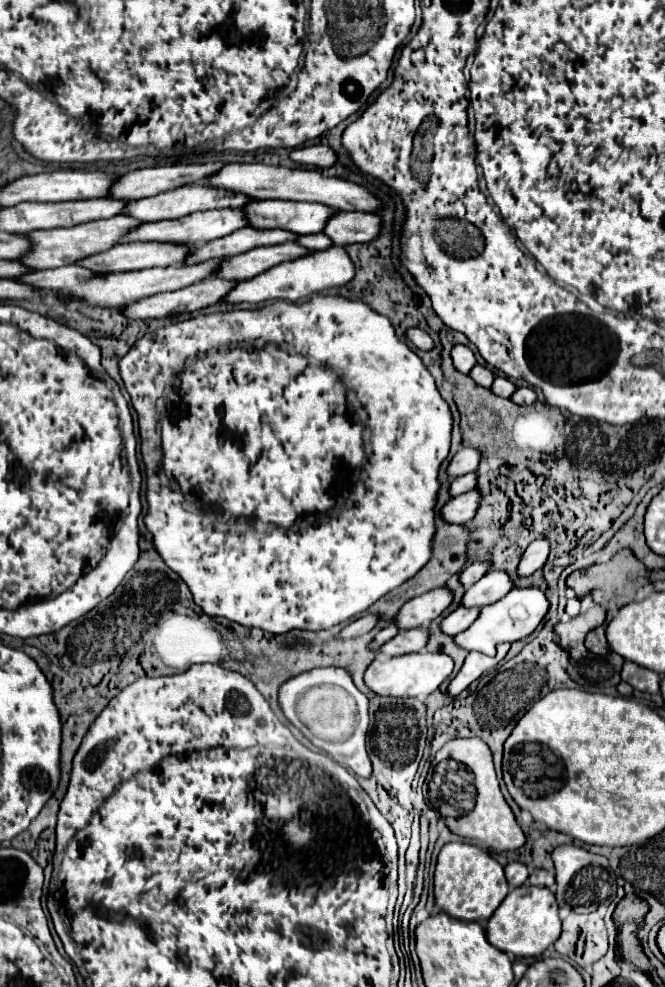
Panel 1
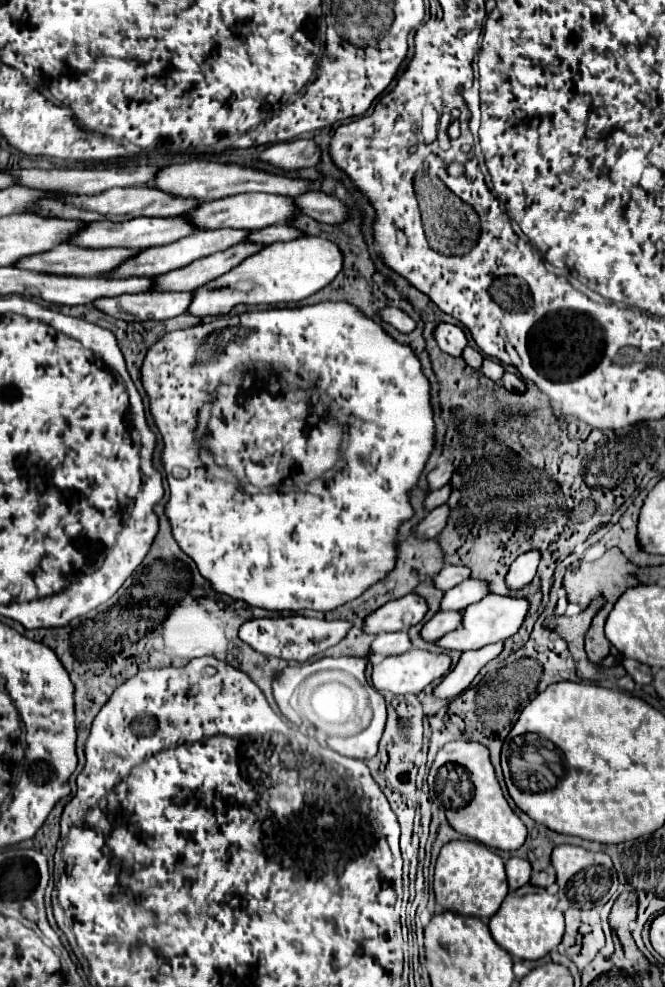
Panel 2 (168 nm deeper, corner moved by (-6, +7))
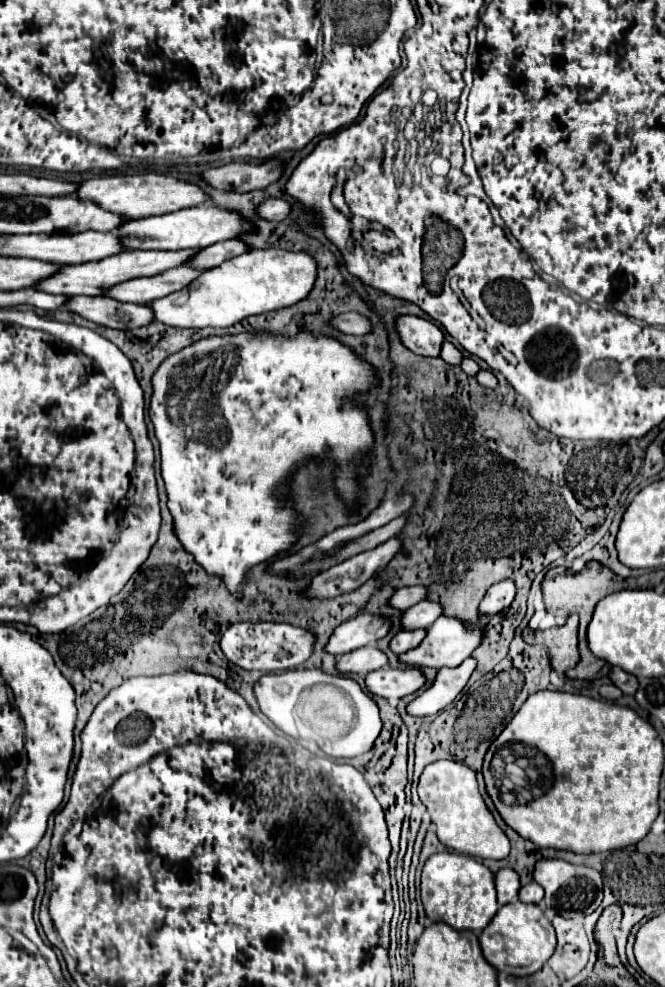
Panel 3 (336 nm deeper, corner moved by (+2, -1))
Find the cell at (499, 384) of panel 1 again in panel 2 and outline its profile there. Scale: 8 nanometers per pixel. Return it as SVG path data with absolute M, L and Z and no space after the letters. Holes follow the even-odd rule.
M484 359L480 371L482 371L486 377L490 377L492 381L496 381L496 383L500 385L500 379L502 379L502 373L504 373L504 369L502 369L500 363L496 363L496 361L492 361L492 359Z

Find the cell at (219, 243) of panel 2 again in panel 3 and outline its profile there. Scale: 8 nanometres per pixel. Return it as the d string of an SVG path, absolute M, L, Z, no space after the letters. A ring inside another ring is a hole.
M182 249L182 251L126 251L114 257L106 257L102 261L86 263L86 265L72 265L62 267L62 273L58 277L50 277L46 285L36 285L36 289L46 289L46 293L62 293L62 295L104 295L114 285L138 277L154 277L158 273L164 273L168 269L176 269L184 263L188 263L194 255L198 255L200 249Z

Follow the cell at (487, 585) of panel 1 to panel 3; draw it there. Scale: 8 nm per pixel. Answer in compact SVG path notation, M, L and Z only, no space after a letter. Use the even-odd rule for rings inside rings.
M422 601L404 611L402 625L404 629L428 629L442 613L444 609L438 601Z

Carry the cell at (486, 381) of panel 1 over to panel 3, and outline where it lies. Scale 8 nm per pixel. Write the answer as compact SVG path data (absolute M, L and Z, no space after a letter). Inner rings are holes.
M444 341L440 357L442 357L446 363L450 363L450 365L460 365L460 363L462 363L462 353L460 353L450 341Z

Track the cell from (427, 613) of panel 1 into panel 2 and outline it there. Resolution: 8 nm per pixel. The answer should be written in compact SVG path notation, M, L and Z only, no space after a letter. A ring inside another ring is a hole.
M410 593L366 615L364 633L378 635L378 633L388 633L388 631L408 631L412 625L420 623L424 615L426 615L424 599L418 597L416 593Z

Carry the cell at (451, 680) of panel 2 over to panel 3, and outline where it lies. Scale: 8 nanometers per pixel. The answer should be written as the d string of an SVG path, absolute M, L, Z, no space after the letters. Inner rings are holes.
M468 657L460 667L440 669L436 675L436 681L428 689L424 689L412 703L408 703L406 711L418 717L440 713L466 687L474 669L476 669L476 659L472 657Z

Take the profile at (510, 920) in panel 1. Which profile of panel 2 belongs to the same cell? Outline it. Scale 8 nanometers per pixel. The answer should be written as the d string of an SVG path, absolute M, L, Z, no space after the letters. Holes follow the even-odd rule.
M526 887L518 891L510 891L498 909L498 913L488 923L490 933L494 941L508 951L512 957L536 961L548 955L558 947L564 935L564 915L558 909L558 899L550 895L546 889L534 887L530 893L526 893Z

